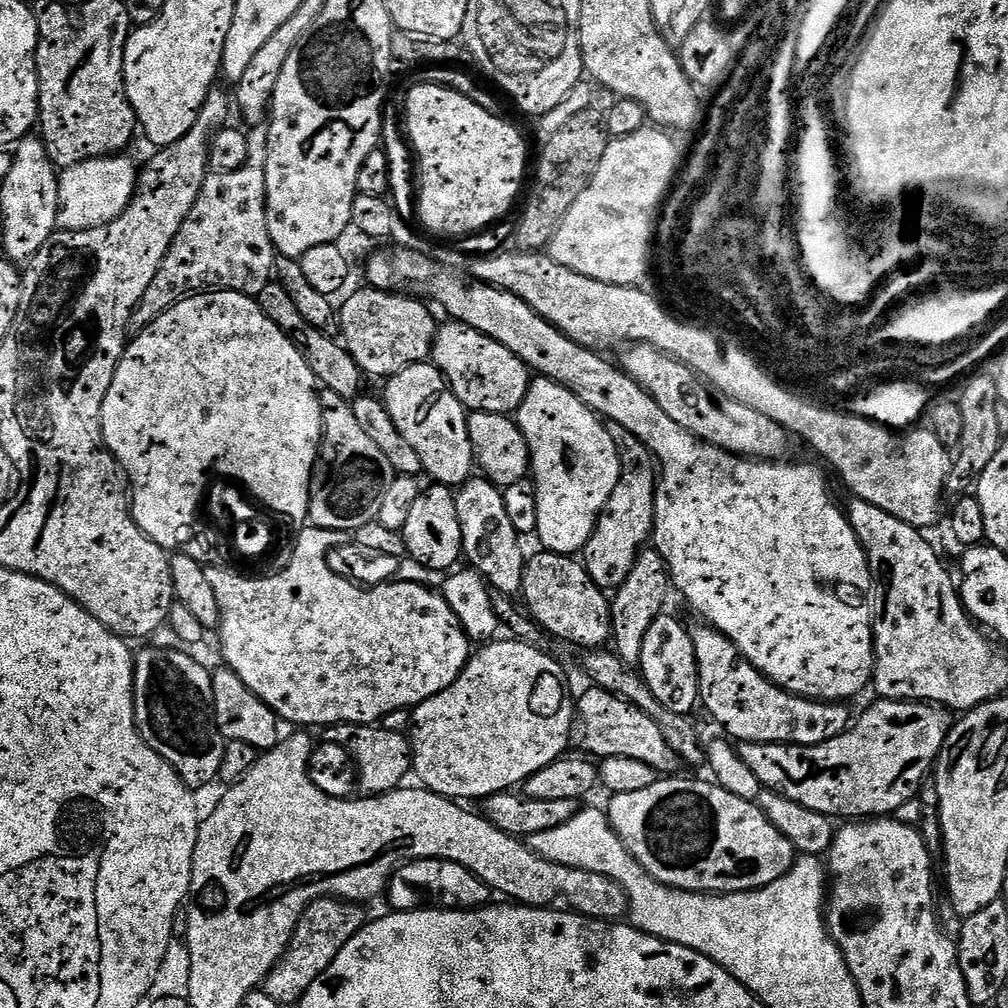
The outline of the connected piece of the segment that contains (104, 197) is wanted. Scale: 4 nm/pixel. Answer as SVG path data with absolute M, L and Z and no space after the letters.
M128 154L103 156L65 168L59 178L57 225L66 232L81 232L87 228L100 228L124 213L136 192L138 164Z

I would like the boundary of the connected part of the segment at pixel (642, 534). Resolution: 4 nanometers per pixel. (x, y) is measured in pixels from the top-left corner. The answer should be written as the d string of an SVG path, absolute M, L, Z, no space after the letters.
M607 421L606 427L610 438L614 438L616 449L620 451L620 481L611 498L613 505L605 508L596 523L596 532L585 546L582 553L582 563L590 574L590 578L596 585L605 590L615 590L626 582L628 575L636 565L636 559L640 557L642 549L649 543L652 534L652 513L640 508L628 509L632 504L632 495L635 492L655 493L658 483L658 465L652 451L643 444L638 437L630 434L618 422Z

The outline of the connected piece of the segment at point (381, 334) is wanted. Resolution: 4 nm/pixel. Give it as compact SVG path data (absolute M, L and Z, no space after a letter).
M363 287L357 292L349 291L343 297L344 305L338 308L342 343L354 362L358 362L360 371L368 378L391 378L410 366L425 363L431 357L438 327L429 305L411 294Z

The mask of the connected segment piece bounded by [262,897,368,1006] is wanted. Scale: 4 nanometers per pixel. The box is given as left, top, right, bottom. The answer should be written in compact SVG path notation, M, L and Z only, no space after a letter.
M335 897L314 901L299 920L283 958L264 980L263 991L283 1006L297 1005L314 981L329 968L342 946L367 923L368 917L361 908L359 903Z

